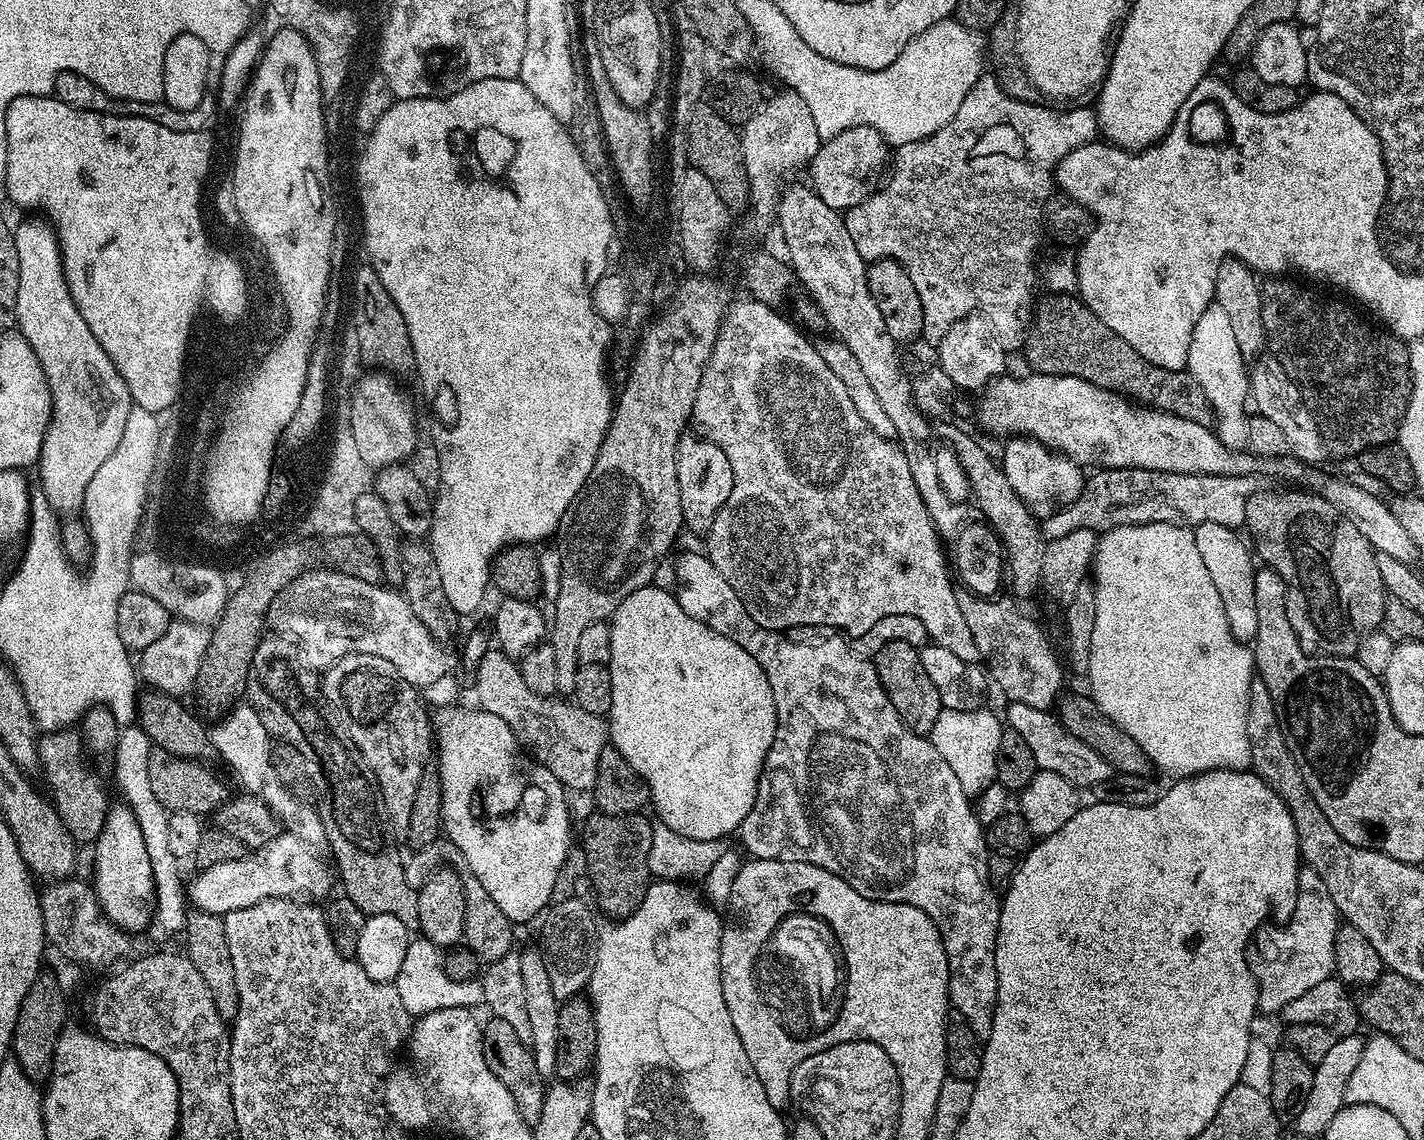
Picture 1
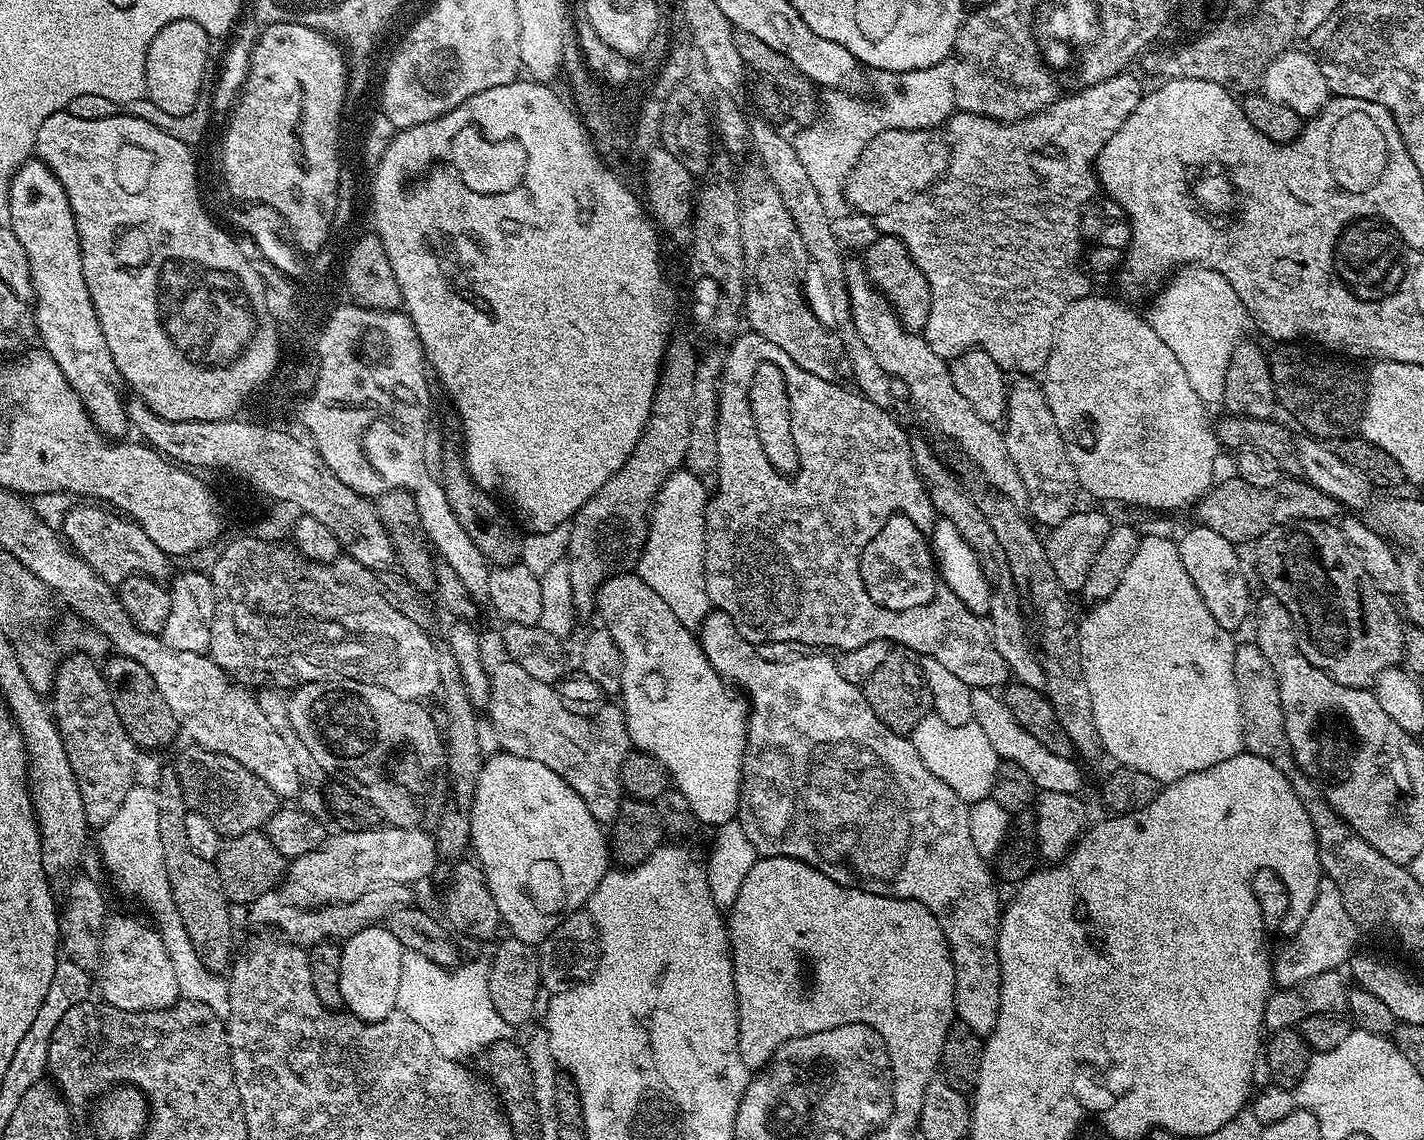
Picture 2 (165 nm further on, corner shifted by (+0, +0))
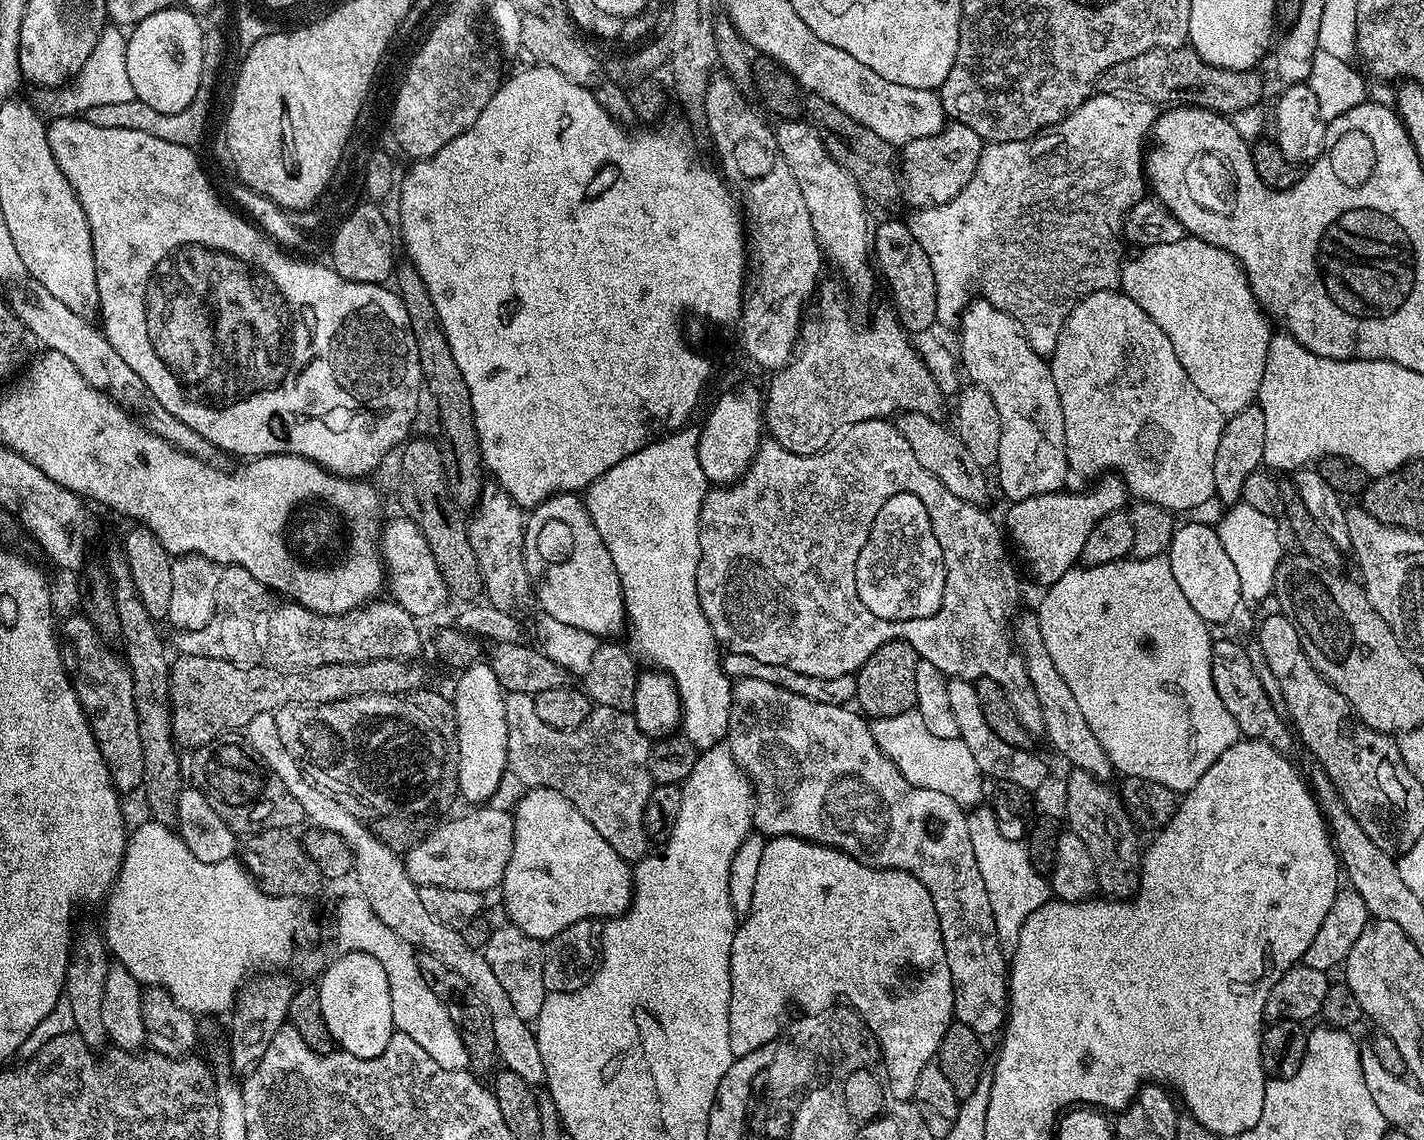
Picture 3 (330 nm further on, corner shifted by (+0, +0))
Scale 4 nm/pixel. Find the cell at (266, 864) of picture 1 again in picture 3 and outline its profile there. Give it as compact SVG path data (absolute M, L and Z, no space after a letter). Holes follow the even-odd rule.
M476 806L468 810L472 812L465 816L456 816L445 824L437 823L427 838L418 842L406 854L406 867L412 881L417 886L446 886L450 890L474 890L481 894L488 894L491 888L499 889L506 874L506 866L510 862L514 822L509 809L492 807Z

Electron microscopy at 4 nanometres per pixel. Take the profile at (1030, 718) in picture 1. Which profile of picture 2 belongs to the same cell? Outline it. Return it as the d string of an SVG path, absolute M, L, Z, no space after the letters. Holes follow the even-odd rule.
M974 688L972 701L974 702L973 721L982 728L1001 761L1009 760L1022 766L1022 770L1030 774L1030 778L1040 792L1070 794L1081 791L1080 787L1084 784L1084 776L1079 768L1081 765L1073 758L1061 758L1059 754L1053 754L1051 750L1046 750L1046 746L1042 746L1042 742L1038 742L1038 738L1034 738L1034 734L1026 734L1026 730L1018 726L1014 714L1010 714L1010 706L1006 706L1006 702L995 691Z

